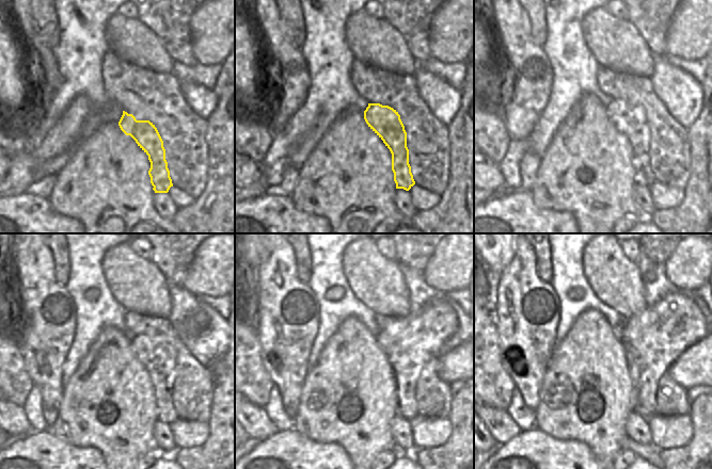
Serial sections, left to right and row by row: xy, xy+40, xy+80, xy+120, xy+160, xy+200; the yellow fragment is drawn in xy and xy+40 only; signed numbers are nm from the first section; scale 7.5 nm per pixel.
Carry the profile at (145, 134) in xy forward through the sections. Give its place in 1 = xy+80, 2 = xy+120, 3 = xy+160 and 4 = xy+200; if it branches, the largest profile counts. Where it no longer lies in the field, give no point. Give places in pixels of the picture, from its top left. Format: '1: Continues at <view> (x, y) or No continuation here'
1: Continues at xy+80 (631, 120)
2: Continues at xy+120 (158, 356)
3: Continues at xy+160 (410, 342)
4: Continues at xy+200 (657, 336).

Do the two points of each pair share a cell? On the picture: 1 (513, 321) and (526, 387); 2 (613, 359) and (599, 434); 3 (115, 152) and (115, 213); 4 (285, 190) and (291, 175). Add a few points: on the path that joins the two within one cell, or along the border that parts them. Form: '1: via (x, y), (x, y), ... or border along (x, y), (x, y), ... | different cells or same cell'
1: via (526, 337), (528, 371) | same cell
2: via (606, 377), (606, 403), (602, 416) | same cell
3: via (120, 167), (115, 172), (115, 198) | same cell
4: via (286, 187), (289, 178) | same cell

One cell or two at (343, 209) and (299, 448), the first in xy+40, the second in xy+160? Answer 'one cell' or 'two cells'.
two cells

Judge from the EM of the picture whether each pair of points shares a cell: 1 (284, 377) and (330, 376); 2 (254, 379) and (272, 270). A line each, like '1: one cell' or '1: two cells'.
1: two cells
2: two cells

